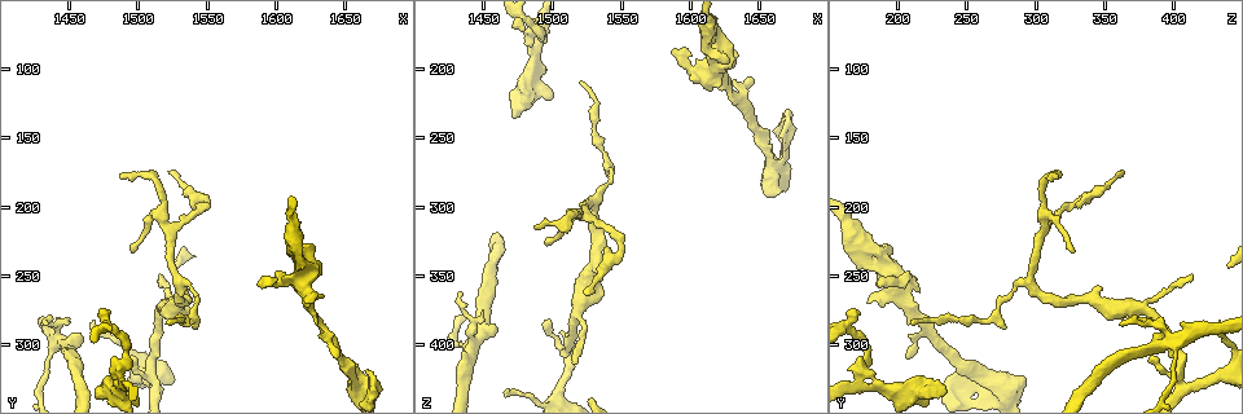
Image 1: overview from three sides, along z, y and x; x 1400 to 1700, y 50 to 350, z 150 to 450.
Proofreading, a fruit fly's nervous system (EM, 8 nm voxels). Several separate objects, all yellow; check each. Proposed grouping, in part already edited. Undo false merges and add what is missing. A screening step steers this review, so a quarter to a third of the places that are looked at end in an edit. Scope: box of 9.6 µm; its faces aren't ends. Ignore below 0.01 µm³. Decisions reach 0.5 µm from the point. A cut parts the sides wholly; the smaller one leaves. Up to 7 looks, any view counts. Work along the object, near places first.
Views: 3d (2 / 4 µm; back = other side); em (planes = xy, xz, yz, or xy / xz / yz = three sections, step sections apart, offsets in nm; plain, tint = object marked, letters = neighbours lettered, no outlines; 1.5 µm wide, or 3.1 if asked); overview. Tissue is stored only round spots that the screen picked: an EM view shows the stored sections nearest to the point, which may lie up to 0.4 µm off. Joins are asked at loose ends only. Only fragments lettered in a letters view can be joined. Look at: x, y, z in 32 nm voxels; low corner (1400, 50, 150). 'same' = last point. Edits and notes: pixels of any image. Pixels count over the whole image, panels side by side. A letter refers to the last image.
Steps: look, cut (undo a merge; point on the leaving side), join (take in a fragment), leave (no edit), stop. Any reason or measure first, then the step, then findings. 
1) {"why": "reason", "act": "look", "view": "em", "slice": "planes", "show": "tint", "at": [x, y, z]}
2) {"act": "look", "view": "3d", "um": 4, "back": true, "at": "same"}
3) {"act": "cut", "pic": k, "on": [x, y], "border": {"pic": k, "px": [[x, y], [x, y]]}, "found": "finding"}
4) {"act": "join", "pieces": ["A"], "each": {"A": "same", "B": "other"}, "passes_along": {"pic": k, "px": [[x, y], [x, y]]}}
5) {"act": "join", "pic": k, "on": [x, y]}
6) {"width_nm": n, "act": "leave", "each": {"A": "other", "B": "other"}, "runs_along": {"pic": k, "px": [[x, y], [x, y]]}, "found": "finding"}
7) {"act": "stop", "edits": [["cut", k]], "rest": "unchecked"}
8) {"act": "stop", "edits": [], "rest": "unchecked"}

{"why": "free end", "act": "look", "view": "3d", "um": 4, "at": [1472, 336, 234]}

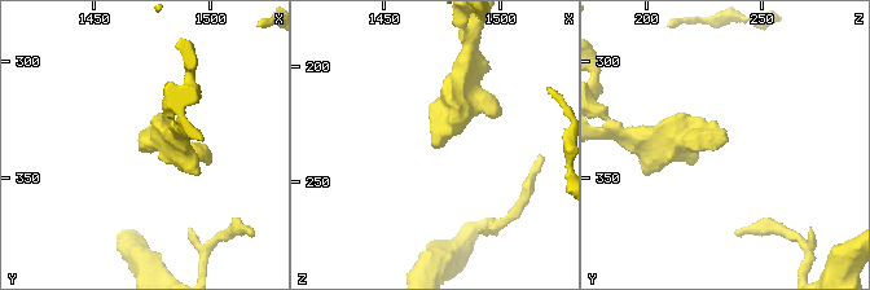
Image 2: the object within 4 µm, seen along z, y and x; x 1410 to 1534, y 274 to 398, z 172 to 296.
{"act": "look", "view": "em", "slice": "planes", "show": "tint", "at": [1472, 335, 234]}

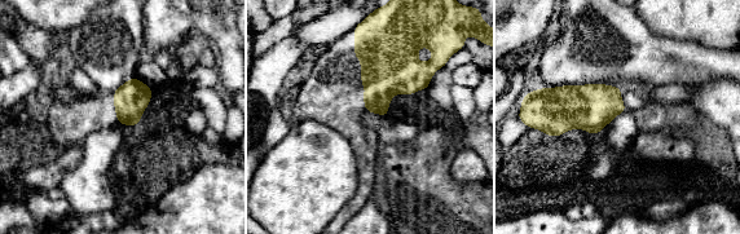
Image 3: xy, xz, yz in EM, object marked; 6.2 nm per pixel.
{"why": "see the neighbours", "act": "look", "view": "em", "slice": "planes", "show": "letters", "at": "same"}

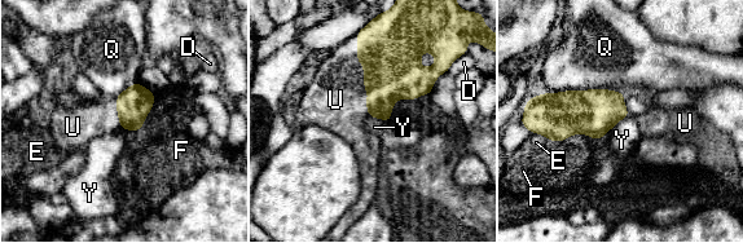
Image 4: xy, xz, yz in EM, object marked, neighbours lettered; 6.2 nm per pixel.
{"act": "join", "pieces": ["U"], "each": {"D": "other", "E": "other", "F": "other", "Q": "other", "U": "same", "Y": "other"}, "passes_along": {"pic": 4, "px": [[390, 47], [364, 75], [335, 100]]}, "found": "the cell continues"}

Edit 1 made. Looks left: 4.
{"why": "see it whole again", "act": "look", "view": "overview"}

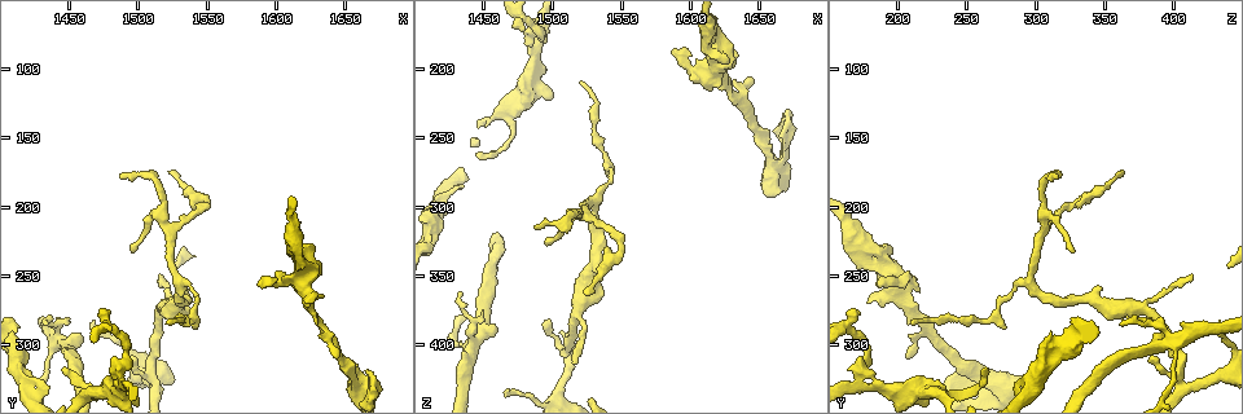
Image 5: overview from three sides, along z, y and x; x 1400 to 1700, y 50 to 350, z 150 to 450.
{"why": "thin end", "act": "look", "view": "em", "slice": "yz", "step": 4, "show": "letters", "at": [1480, 276, 172]}

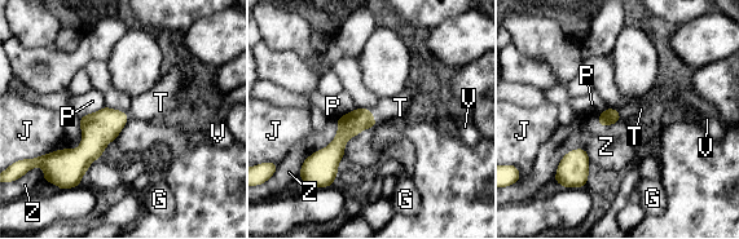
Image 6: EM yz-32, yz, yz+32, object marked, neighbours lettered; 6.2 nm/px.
{"act": "look", "view": "em", "slice": "planes", "show": "letters", "at": "same"}

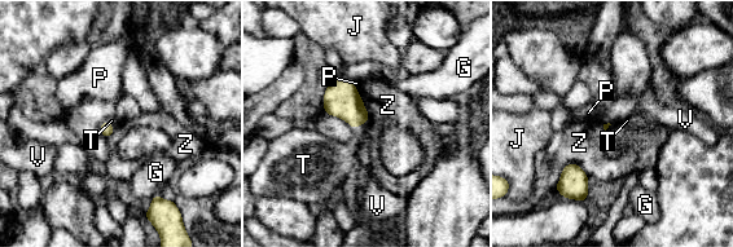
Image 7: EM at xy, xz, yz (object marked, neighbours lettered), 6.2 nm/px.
{"act": "join", "pieces": ["T"], "each": {"G": "other", "J": "other", "P": "other", "T": "same", "V": "other", "Z": "other"}, "passes_along": {"pic": 7, "px": [[341, 98], [359, 124], [339, 159]]}, "found": "it goes on there"}

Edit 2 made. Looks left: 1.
{"act": "stop", "edits": [["join", 4], ["join", 7]], "rest": "unchecked"}

